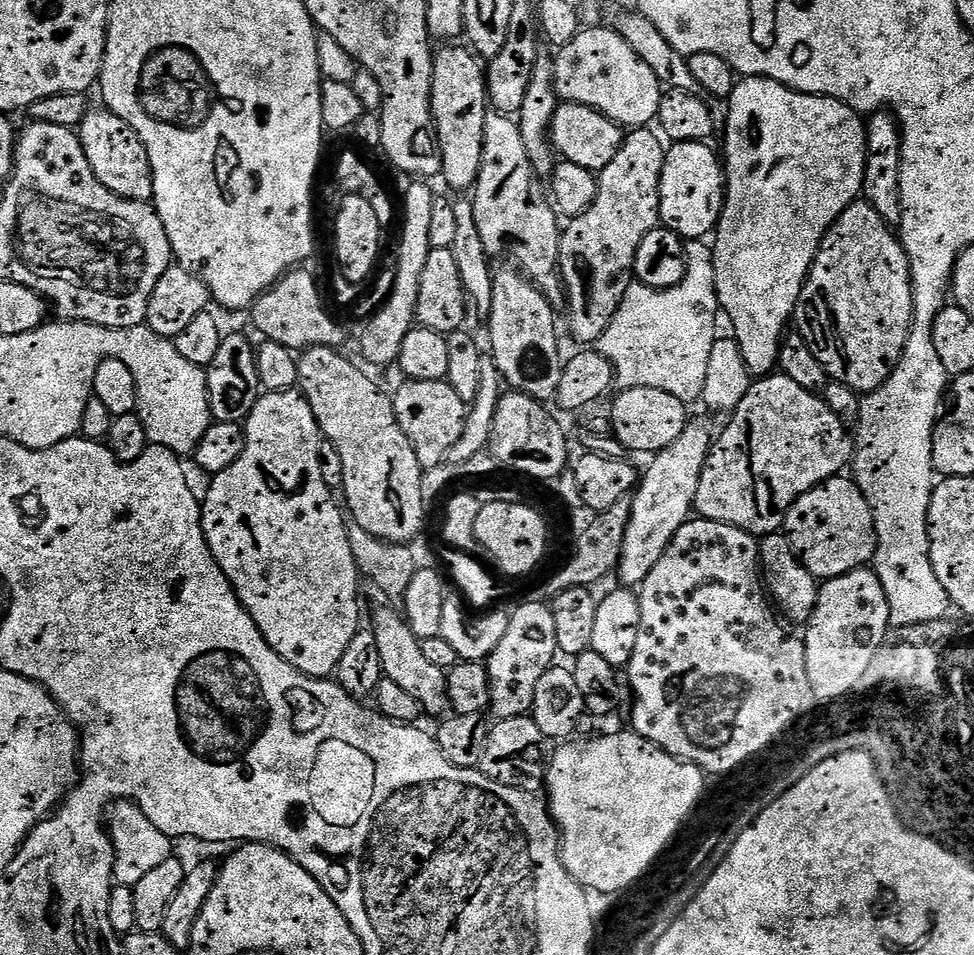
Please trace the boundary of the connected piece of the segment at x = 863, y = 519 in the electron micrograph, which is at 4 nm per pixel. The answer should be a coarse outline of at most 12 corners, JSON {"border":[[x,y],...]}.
{"border":[[855,479],[802,494],[784,520],[820,582],[865,567],[876,523]]}

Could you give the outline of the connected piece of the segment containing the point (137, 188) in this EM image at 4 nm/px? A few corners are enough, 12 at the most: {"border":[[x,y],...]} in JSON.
{"border":[[90,110],[78,135],[98,182],[152,200],[142,138],[113,112]]}

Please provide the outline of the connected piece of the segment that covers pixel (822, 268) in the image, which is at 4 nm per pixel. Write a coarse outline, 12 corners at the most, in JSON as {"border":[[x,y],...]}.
{"border":[[867,202],[832,223],[795,331],[867,394],[912,329],[904,245]]}

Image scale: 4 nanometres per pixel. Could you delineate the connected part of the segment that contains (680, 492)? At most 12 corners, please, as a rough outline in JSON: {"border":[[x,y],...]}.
{"border":[[693,419],[651,457],[618,567],[639,586],[693,515],[714,431]]}

